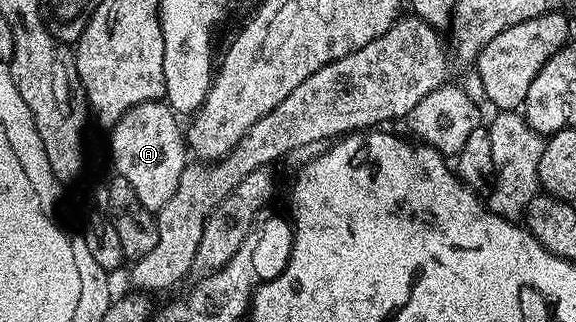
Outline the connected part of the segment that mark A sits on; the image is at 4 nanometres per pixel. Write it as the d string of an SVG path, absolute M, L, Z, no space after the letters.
M156 101L153 103L142 103L133 109L125 112L120 119L110 128L111 131L111 159L115 162L114 170L129 185L133 185L133 193L145 205L148 211L158 212L160 207L173 197L177 189L177 181L181 181L181 173L189 166L189 148L185 142L185 131L181 126L179 128L180 116L167 106L166 102Z

